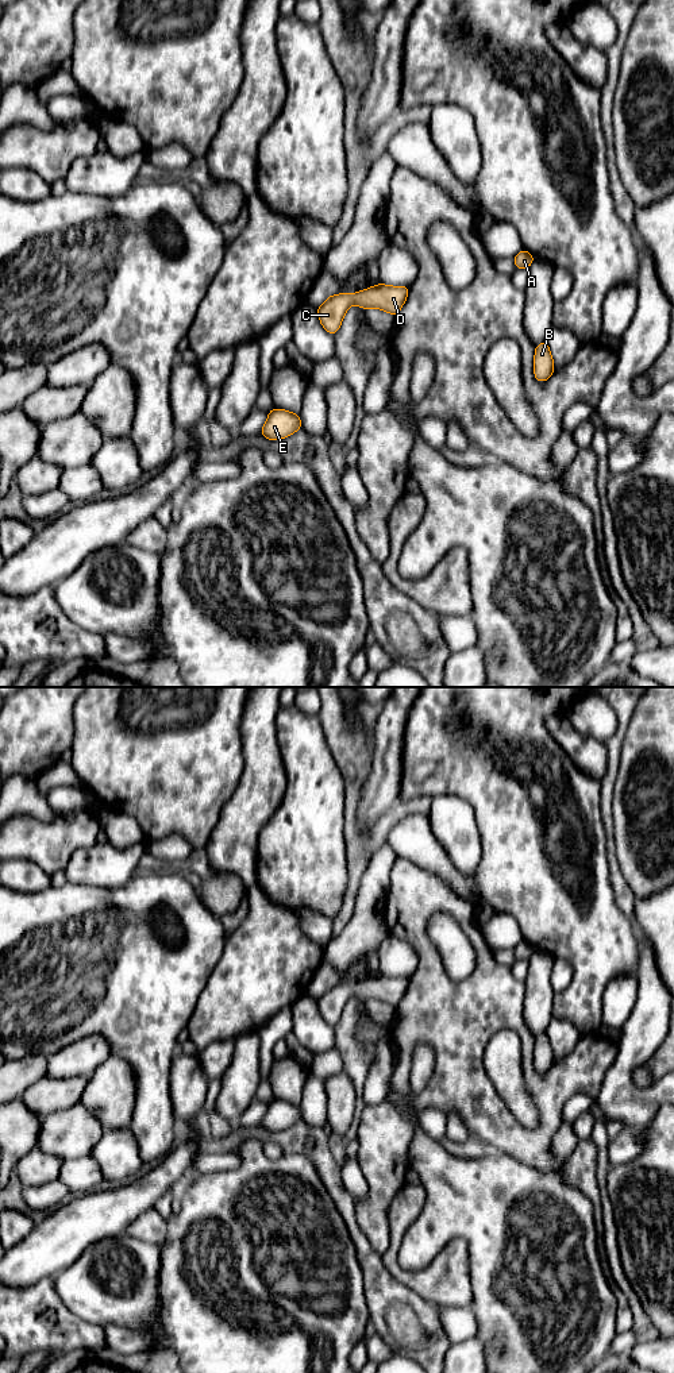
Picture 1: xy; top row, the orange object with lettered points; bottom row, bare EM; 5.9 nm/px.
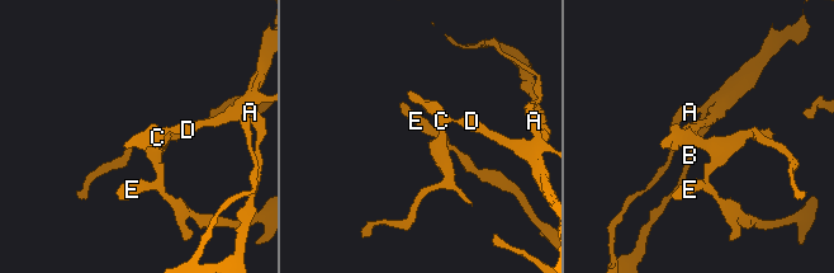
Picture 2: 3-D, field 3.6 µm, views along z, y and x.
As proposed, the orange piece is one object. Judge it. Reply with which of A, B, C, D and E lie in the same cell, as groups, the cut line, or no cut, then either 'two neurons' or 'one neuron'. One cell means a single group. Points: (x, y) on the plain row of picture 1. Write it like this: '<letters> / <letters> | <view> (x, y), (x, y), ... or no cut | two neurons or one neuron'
A B C D E | no cut | one neuron

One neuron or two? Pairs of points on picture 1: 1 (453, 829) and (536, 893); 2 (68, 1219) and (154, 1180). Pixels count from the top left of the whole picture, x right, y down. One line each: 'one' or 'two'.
1: two
2: one

